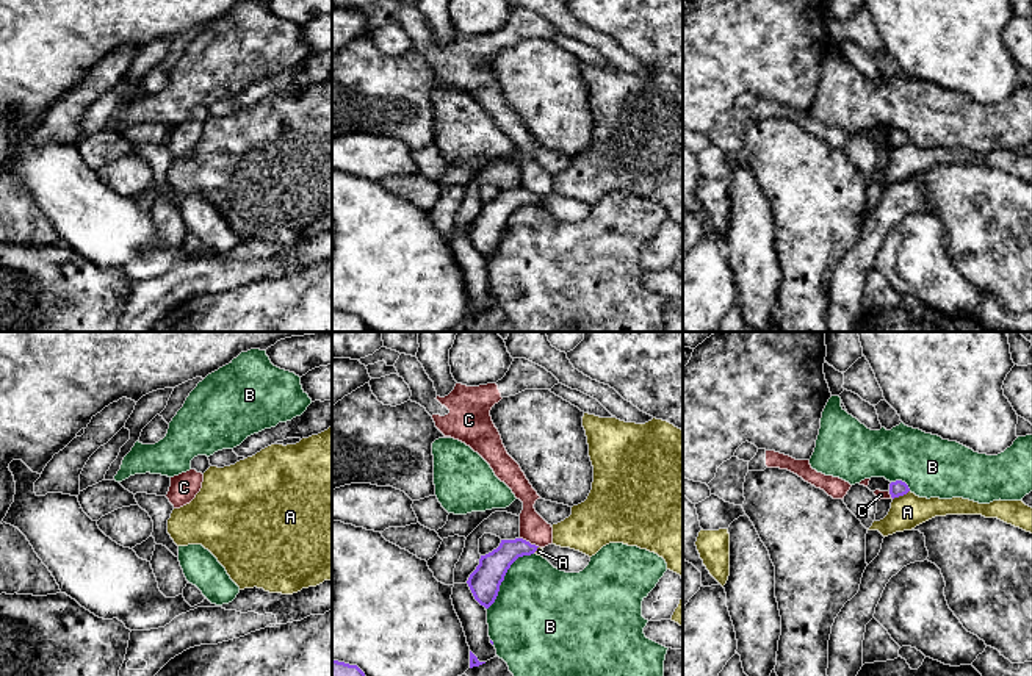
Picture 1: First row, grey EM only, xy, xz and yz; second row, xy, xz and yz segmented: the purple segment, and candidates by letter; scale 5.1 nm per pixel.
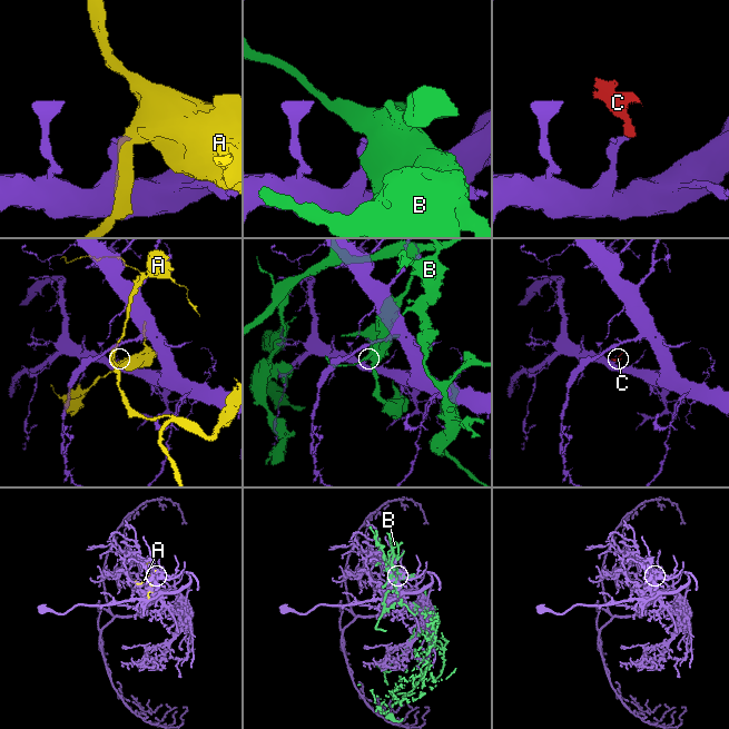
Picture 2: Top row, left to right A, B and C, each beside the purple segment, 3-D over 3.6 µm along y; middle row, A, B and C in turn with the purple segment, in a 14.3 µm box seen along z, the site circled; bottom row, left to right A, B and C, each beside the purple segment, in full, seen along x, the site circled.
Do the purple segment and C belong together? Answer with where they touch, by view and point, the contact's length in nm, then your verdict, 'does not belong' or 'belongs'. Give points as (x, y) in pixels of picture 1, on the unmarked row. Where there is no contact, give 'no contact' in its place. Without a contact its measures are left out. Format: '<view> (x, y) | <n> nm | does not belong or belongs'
xz (528, 191) | 120 nm | does not belong

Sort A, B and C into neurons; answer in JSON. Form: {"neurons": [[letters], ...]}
{"neurons": [["A"], ["B"], ["C"]]}

